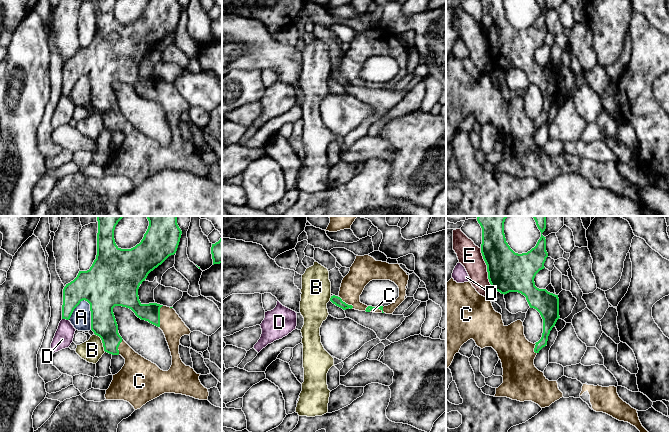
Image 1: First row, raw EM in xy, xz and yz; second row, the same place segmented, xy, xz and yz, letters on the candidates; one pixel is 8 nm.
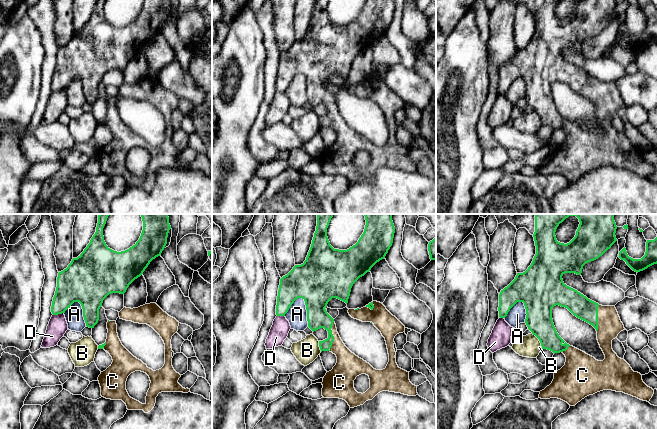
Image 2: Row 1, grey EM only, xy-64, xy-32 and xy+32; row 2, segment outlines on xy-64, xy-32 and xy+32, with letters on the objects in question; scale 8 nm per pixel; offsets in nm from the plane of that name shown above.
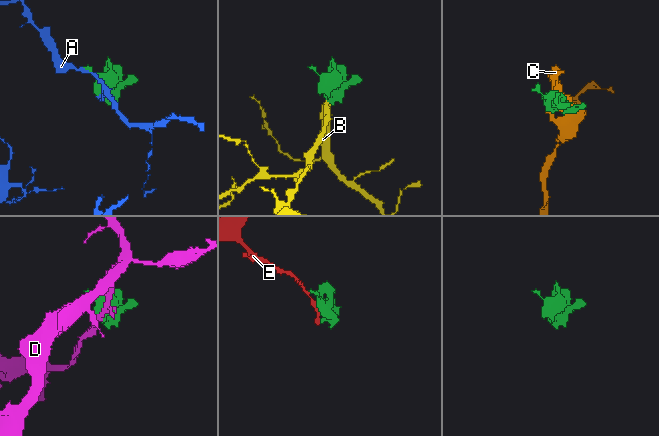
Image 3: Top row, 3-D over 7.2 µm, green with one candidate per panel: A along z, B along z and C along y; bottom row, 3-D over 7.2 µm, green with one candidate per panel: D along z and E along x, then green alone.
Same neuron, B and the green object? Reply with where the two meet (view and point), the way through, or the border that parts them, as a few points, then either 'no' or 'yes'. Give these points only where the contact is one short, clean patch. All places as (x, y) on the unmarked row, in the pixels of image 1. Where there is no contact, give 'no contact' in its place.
meets green in xy at (102, 118); border along xy (95, 110), (100, 114), (105, 127); no

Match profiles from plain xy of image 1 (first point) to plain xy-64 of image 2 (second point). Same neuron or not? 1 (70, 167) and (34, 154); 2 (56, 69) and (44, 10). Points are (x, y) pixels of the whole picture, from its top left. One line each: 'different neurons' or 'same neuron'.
1: different neurons
2: same neuron

